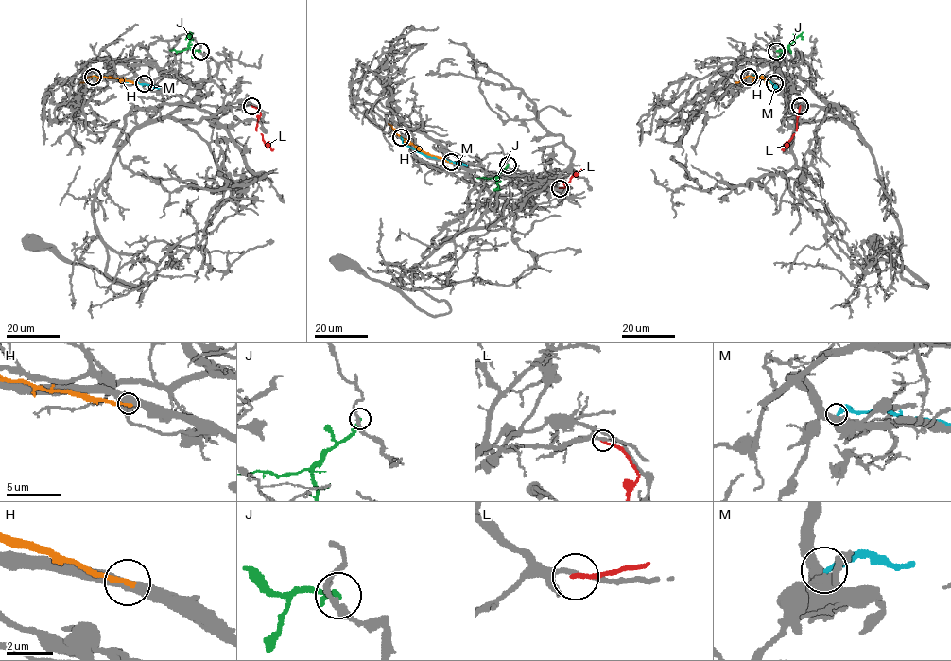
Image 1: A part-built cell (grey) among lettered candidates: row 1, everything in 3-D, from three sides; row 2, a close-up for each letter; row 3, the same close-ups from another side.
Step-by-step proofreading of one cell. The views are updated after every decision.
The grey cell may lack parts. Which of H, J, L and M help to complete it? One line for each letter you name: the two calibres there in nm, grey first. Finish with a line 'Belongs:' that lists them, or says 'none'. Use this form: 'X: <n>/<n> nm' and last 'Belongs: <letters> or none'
Belongs: none

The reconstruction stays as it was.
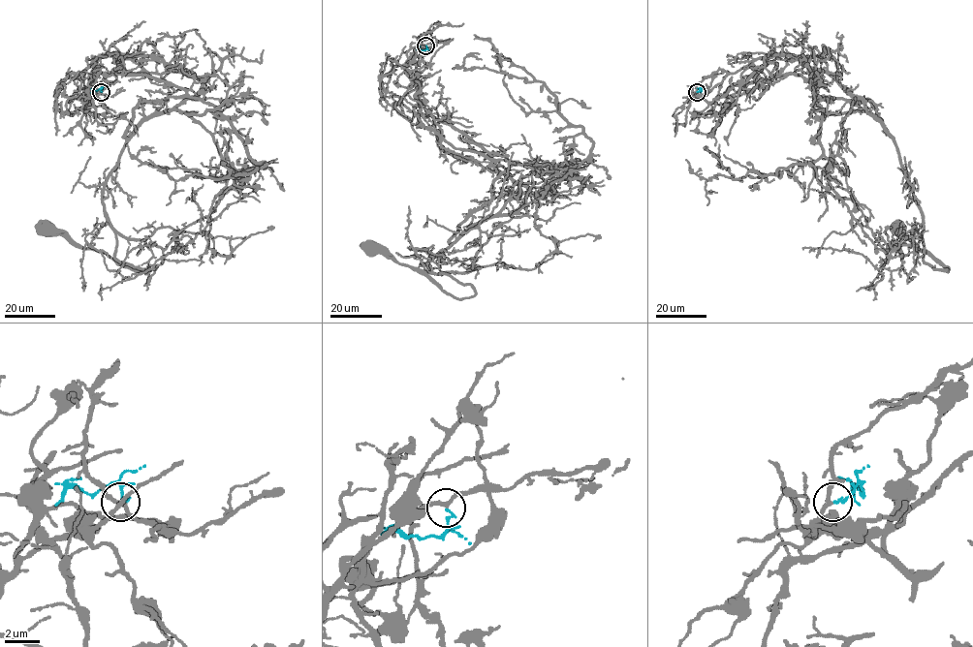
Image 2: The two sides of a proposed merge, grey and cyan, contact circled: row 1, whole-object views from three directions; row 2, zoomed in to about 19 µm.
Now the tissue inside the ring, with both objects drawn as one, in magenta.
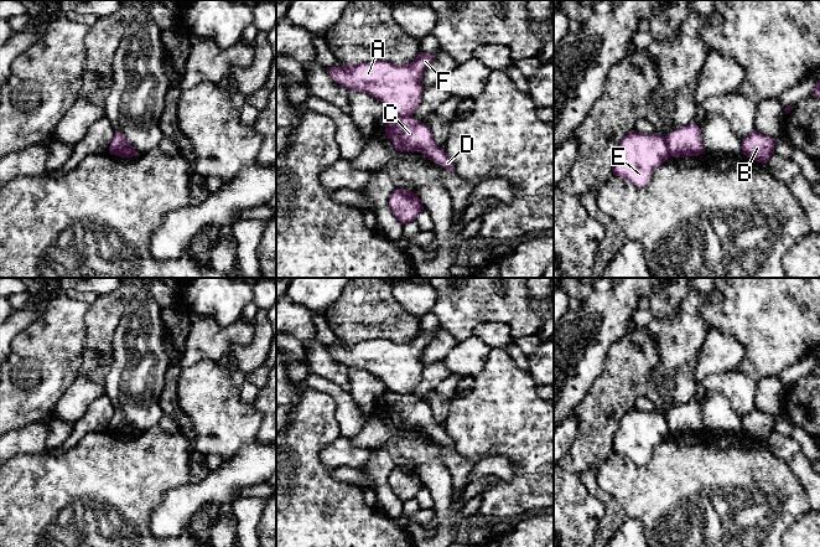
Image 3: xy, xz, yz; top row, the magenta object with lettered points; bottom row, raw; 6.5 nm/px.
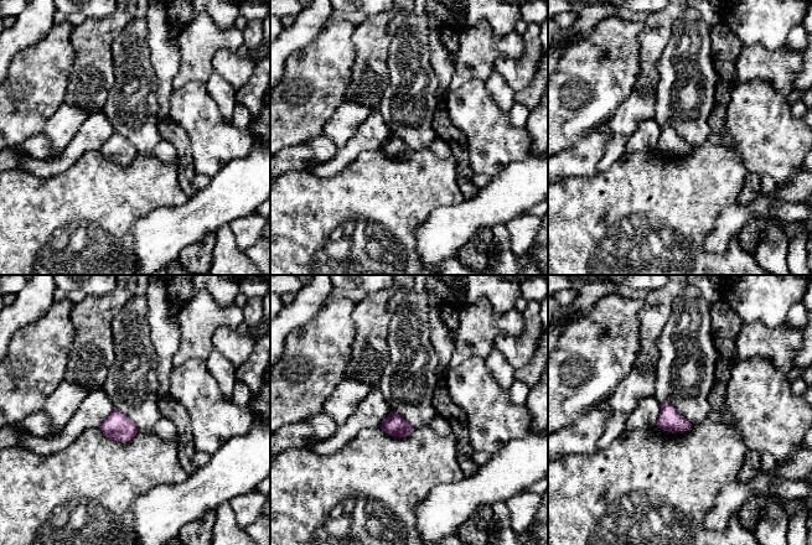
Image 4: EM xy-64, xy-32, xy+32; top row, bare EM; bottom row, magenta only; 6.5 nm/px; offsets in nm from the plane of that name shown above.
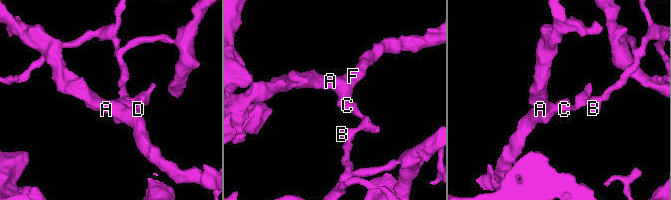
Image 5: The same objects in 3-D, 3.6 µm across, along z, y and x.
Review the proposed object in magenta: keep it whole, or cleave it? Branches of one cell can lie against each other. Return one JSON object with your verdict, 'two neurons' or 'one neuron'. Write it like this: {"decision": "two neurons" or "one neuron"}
{"decision": "two neurons"}

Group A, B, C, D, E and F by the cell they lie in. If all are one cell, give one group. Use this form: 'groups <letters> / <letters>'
groups A E F / B C D

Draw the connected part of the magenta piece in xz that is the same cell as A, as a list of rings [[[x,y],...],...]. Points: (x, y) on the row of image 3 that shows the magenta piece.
[[[419,52],[408,64],[389,61],[343,63],[342,67],[327,67],[329,77],[348,91],[367,93],[380,100],[388,113],[412,115],[420,103],[424,86],[421,78],[434,62],[435,55]]]

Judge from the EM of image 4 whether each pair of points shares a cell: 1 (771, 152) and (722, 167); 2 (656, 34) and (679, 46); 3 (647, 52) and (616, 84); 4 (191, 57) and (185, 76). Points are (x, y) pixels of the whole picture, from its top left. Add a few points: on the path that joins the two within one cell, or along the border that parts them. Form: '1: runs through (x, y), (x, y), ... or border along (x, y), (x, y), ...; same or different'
1: border along (724, 145), (739, 155), (749, 172); different
2: border along (682, 14), (673, 25), (657, 67); different
3: border along (640, 32), (637, 37), (640, 71), (631, 89); different
4: runs through (190, 62), (187, 71); same

